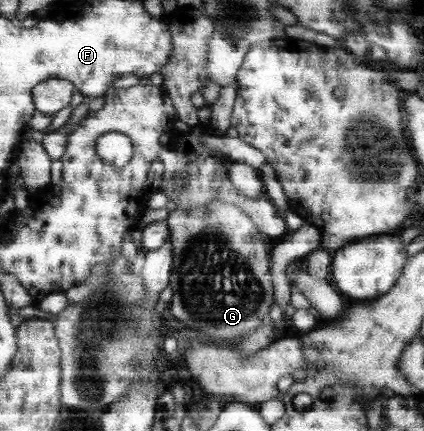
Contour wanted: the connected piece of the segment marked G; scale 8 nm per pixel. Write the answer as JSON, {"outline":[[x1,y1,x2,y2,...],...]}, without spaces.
{"outline":[[212,200,193,210,177,208,166,220,171,229,174,252,170,286,174,292,171,311,176,319,200,331,200,337,206,335,208,340,235,342,242,341,272,318,271,307,276,299,271,274,271,252,277,241,265,237,244,208,230,205,224,200]]}

